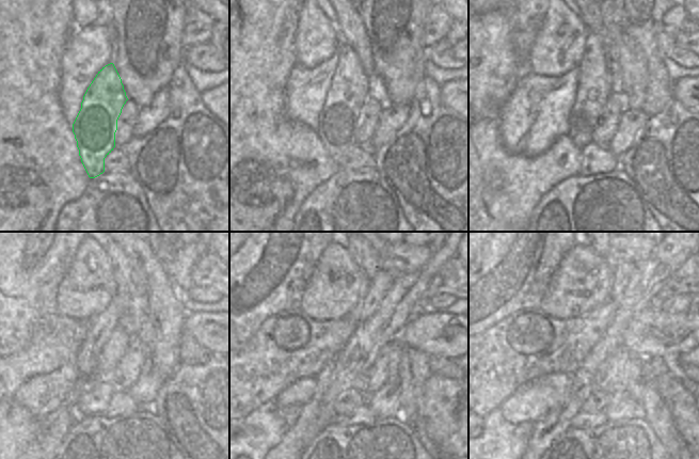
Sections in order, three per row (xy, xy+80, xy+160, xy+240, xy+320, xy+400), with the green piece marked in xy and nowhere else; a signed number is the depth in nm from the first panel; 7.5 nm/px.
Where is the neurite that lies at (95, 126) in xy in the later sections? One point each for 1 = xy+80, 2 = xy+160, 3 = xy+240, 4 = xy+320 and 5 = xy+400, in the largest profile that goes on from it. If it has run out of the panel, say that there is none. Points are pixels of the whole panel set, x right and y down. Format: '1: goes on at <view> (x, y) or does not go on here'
1: goes on at xy+80 (349, 90)
2: goes on at xy+160 (594, 86)
3: goes on at xy+240 (123, 271)
4: goes on at xy+320 (367, 258)
5: goes on at xy+400 (603, 253)

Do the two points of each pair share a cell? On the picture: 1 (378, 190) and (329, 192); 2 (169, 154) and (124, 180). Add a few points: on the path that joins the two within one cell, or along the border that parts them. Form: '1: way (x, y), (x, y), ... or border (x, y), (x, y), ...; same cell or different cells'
1: way (366, 192), (340, 192); same cell
2: border (128, 171), (146, 196); different cells

